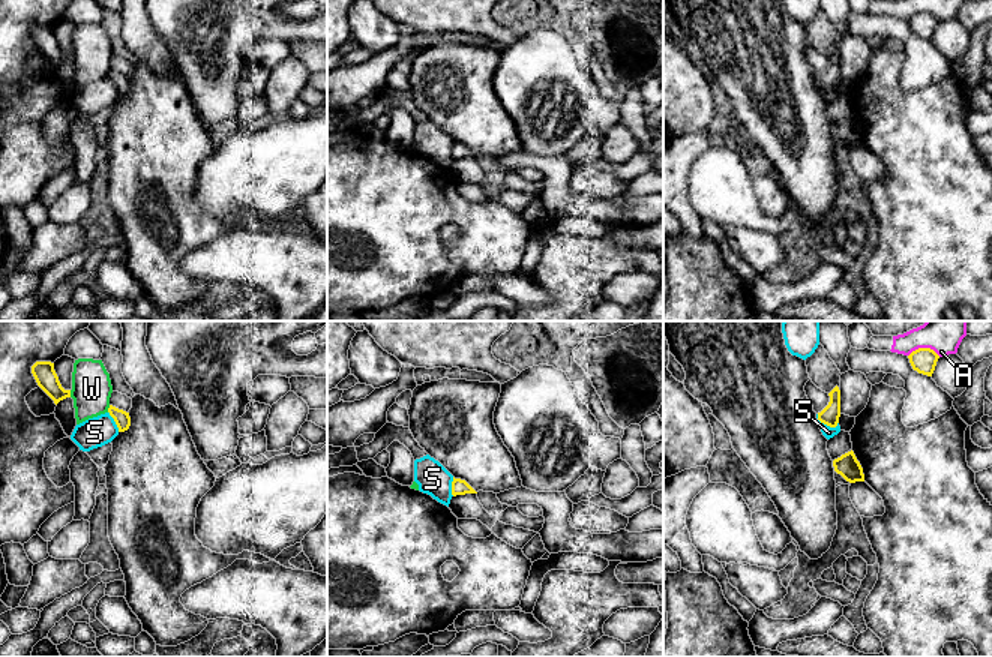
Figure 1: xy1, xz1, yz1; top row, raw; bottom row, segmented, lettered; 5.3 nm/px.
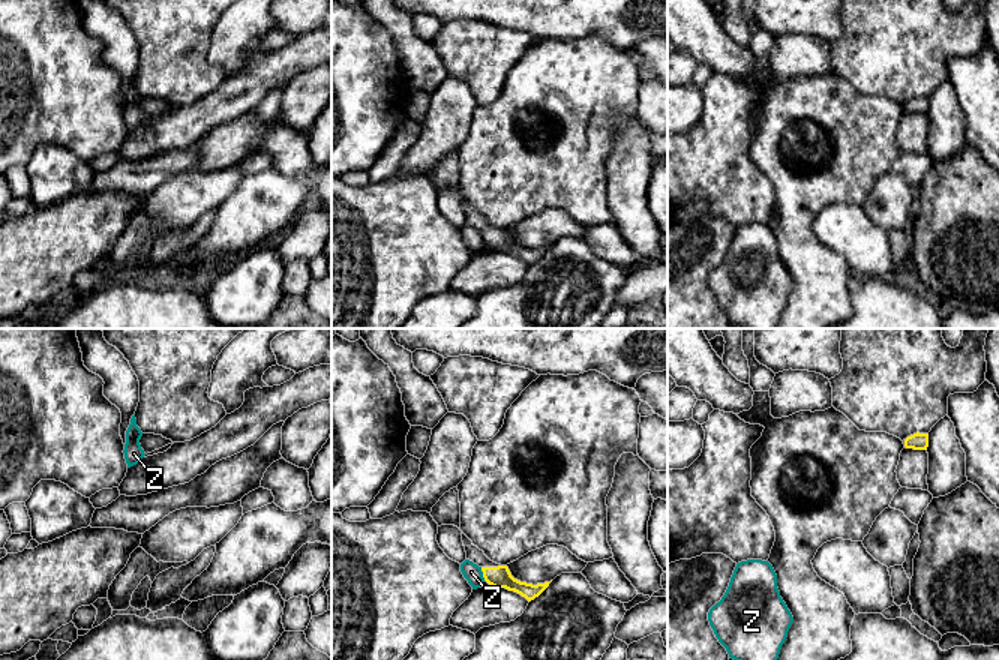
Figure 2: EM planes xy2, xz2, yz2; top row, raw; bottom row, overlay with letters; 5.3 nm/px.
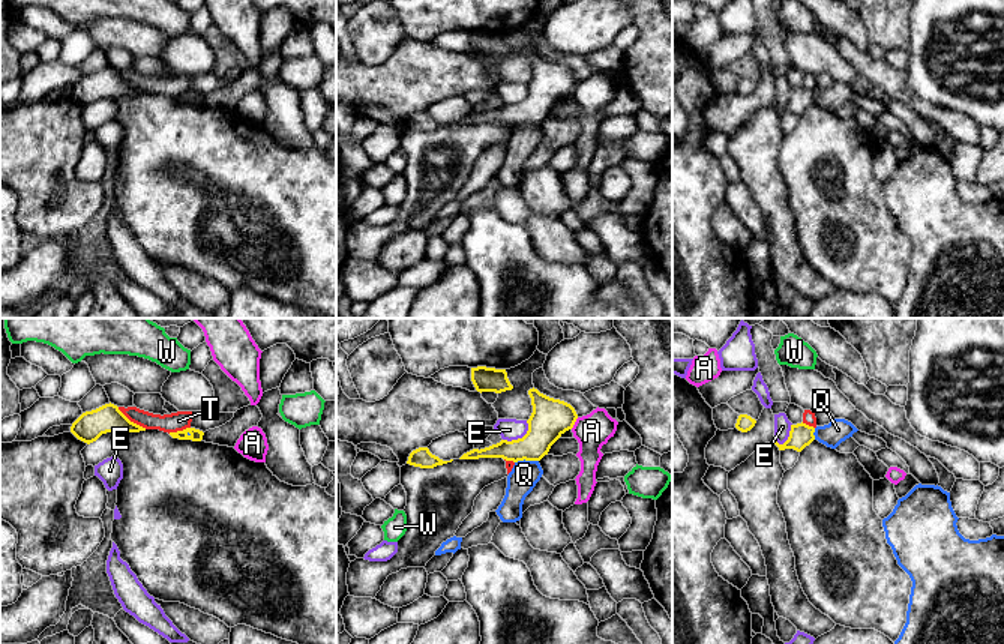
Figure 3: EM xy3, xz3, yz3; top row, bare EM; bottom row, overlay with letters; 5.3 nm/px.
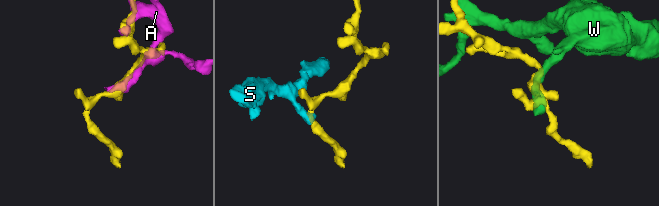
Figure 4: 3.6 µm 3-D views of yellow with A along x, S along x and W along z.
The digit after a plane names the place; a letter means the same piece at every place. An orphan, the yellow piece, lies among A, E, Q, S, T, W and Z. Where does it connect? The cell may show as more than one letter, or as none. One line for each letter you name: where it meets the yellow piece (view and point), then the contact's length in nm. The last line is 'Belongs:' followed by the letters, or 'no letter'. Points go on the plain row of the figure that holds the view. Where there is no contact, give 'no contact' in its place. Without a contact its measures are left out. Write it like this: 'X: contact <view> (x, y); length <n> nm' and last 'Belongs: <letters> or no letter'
Belongs: no letter

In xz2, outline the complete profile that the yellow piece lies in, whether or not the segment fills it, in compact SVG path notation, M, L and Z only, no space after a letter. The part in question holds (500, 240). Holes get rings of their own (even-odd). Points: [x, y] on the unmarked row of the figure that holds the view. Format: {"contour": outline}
{"contour": "M462 196L462 206L465 210L466 224L477 228L483 236L484 244L495 252L506 252L508 255L514 255L522 261L525 261L528 266L531 266L536 261L538 261L550 248L550 246L544 246L544 248L532 249L532 248L520 246L512 240L507 230L501 230L490 225L484 219L484 216L480 214L477 210L474 210L472 206L464 196Z"}

